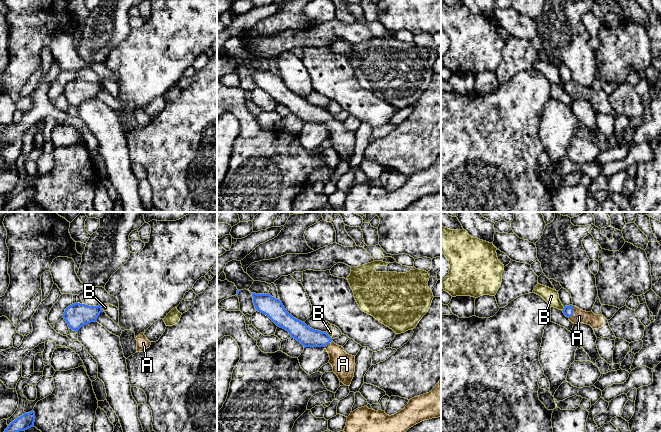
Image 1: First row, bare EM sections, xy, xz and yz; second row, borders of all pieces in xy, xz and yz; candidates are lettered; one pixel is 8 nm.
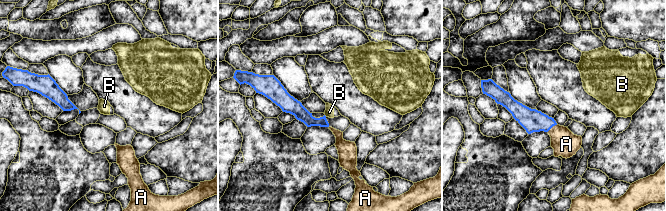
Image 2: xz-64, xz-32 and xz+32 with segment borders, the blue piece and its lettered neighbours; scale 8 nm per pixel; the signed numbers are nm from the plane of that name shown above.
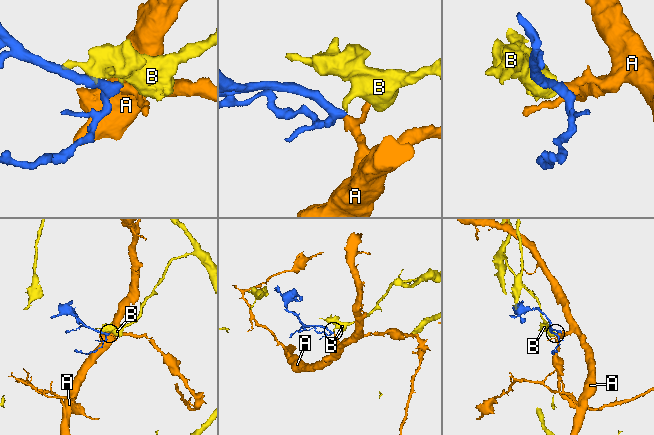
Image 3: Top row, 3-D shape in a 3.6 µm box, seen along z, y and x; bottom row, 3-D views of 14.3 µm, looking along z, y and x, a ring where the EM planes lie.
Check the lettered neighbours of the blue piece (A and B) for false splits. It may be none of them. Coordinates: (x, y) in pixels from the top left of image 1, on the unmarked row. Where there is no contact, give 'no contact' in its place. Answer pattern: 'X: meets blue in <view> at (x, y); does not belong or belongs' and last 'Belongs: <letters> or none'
A: meets blue in yz at (572, 88); belongs
B: meets blue in yz at (564, 84); does not belong
Belongs: A

